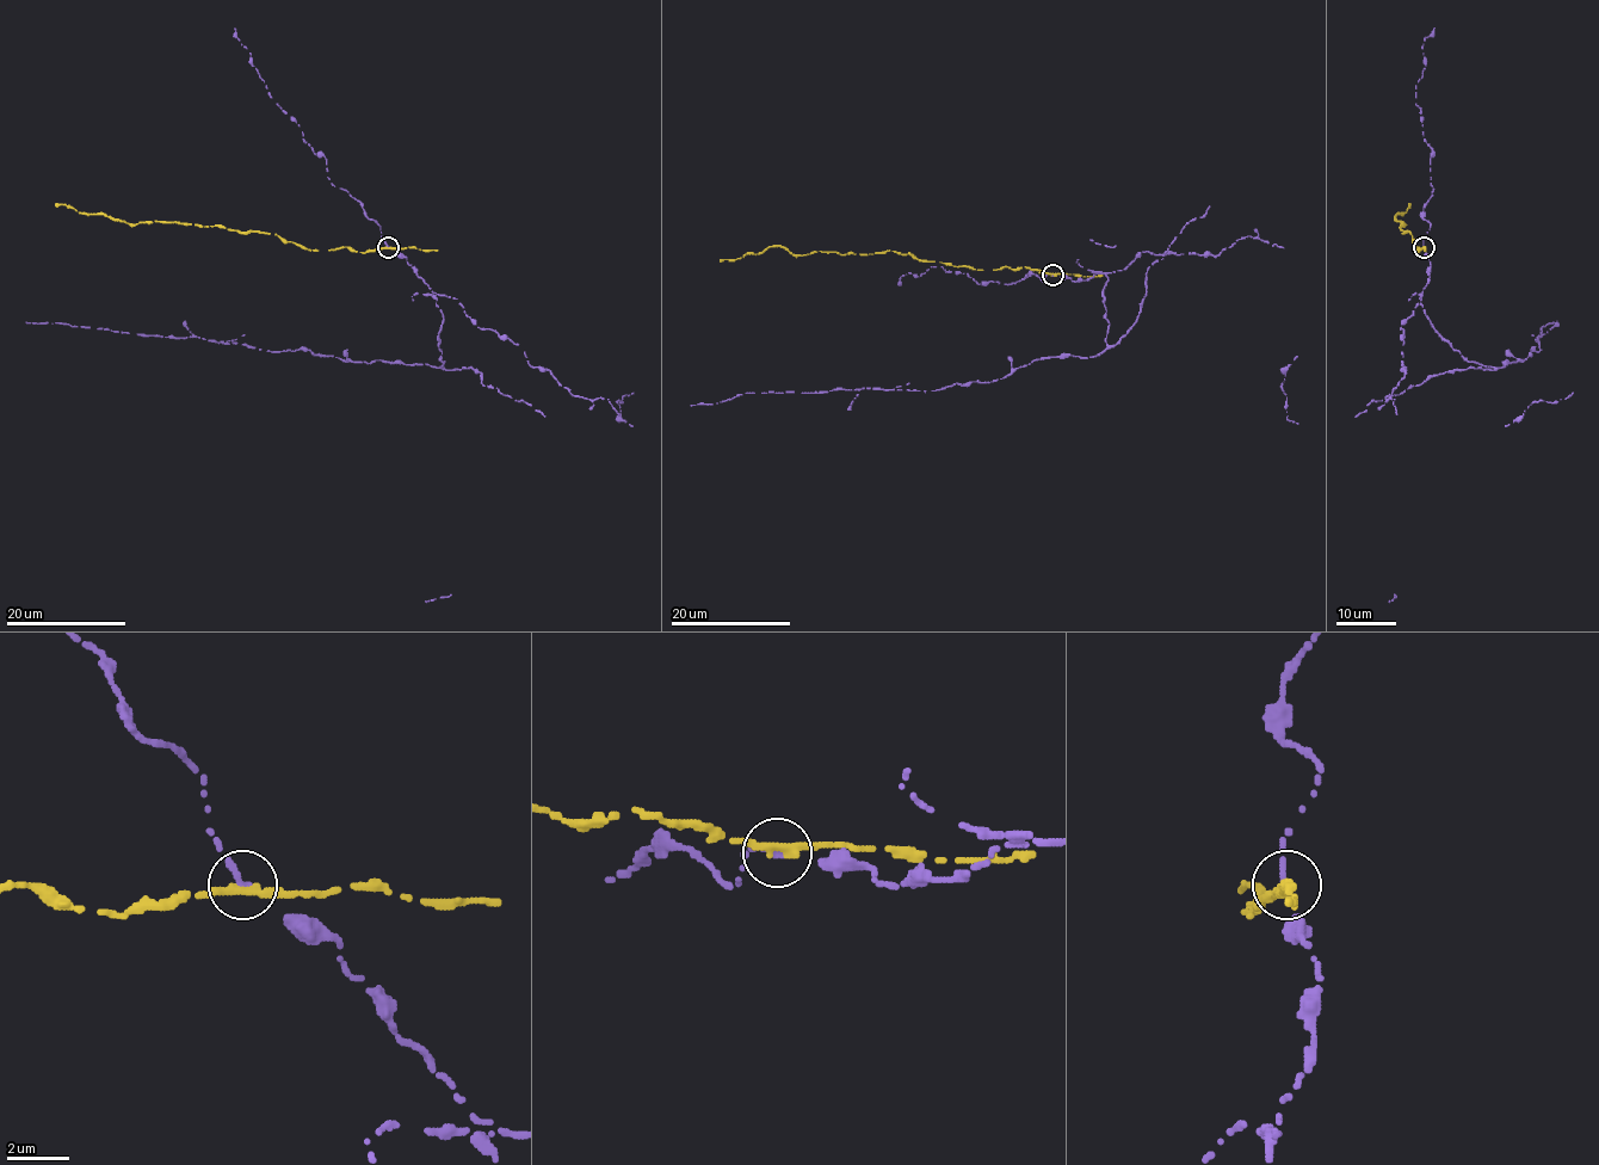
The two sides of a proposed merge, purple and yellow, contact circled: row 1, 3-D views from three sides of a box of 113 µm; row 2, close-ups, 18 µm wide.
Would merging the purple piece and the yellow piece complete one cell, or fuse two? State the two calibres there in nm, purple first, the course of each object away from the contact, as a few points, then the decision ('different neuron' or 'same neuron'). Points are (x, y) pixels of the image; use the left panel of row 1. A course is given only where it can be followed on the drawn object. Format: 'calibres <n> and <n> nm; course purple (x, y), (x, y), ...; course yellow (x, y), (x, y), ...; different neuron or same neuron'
calibres 240 and 300 nm; course purple (387, 246), (402, 254), (437, 301), (443, 316), (442, 368), (25, 321); course yellow (389, 248), (360, 252), (345, 246), (314, 251), (284, 241), (270, 233), (159, 221), (129, 223), (55, 204); different neuron

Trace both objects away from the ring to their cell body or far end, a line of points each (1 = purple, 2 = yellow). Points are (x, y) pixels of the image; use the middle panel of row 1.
1: (1051, 275), (1107, 277), (1101, 352), (1042, 358), (992, 382), (934, 390), (746, 393), (690, 405)
2: (1054, 275), (1025, 266), (979, 269), (923, 262), (890, 250), (794, 256), (778, 245), (720, 262)

